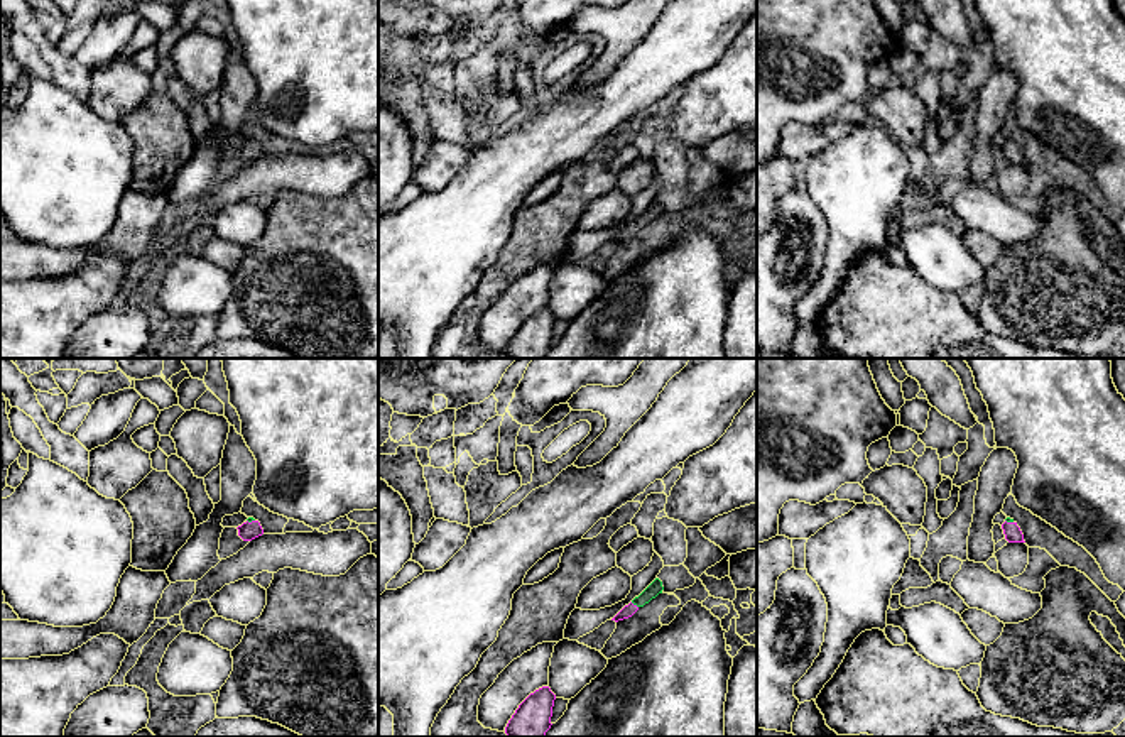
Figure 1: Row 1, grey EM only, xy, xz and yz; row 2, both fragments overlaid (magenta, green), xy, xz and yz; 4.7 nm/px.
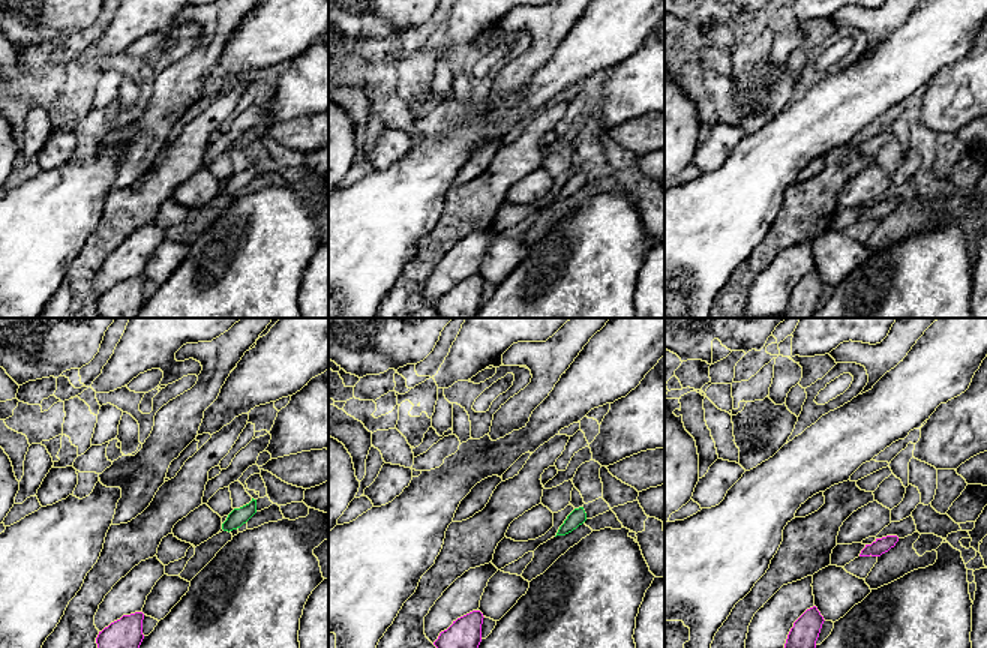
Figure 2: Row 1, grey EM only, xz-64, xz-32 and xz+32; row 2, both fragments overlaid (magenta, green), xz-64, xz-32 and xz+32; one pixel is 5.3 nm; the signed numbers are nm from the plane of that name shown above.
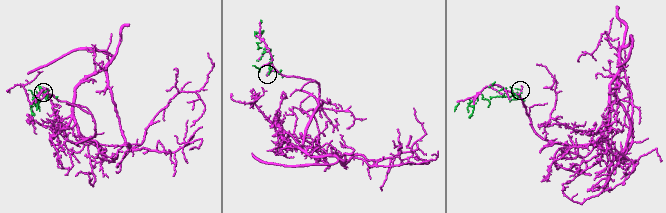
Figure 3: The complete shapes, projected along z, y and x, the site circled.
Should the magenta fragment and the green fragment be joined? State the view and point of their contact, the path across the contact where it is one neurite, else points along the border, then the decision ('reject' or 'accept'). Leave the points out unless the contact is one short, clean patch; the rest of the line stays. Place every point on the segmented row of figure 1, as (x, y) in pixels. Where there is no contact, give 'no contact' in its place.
xz (632, 604) | accept

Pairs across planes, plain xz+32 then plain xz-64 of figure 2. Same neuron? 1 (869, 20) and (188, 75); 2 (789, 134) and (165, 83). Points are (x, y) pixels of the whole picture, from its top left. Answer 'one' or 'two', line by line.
1: one
2: two

